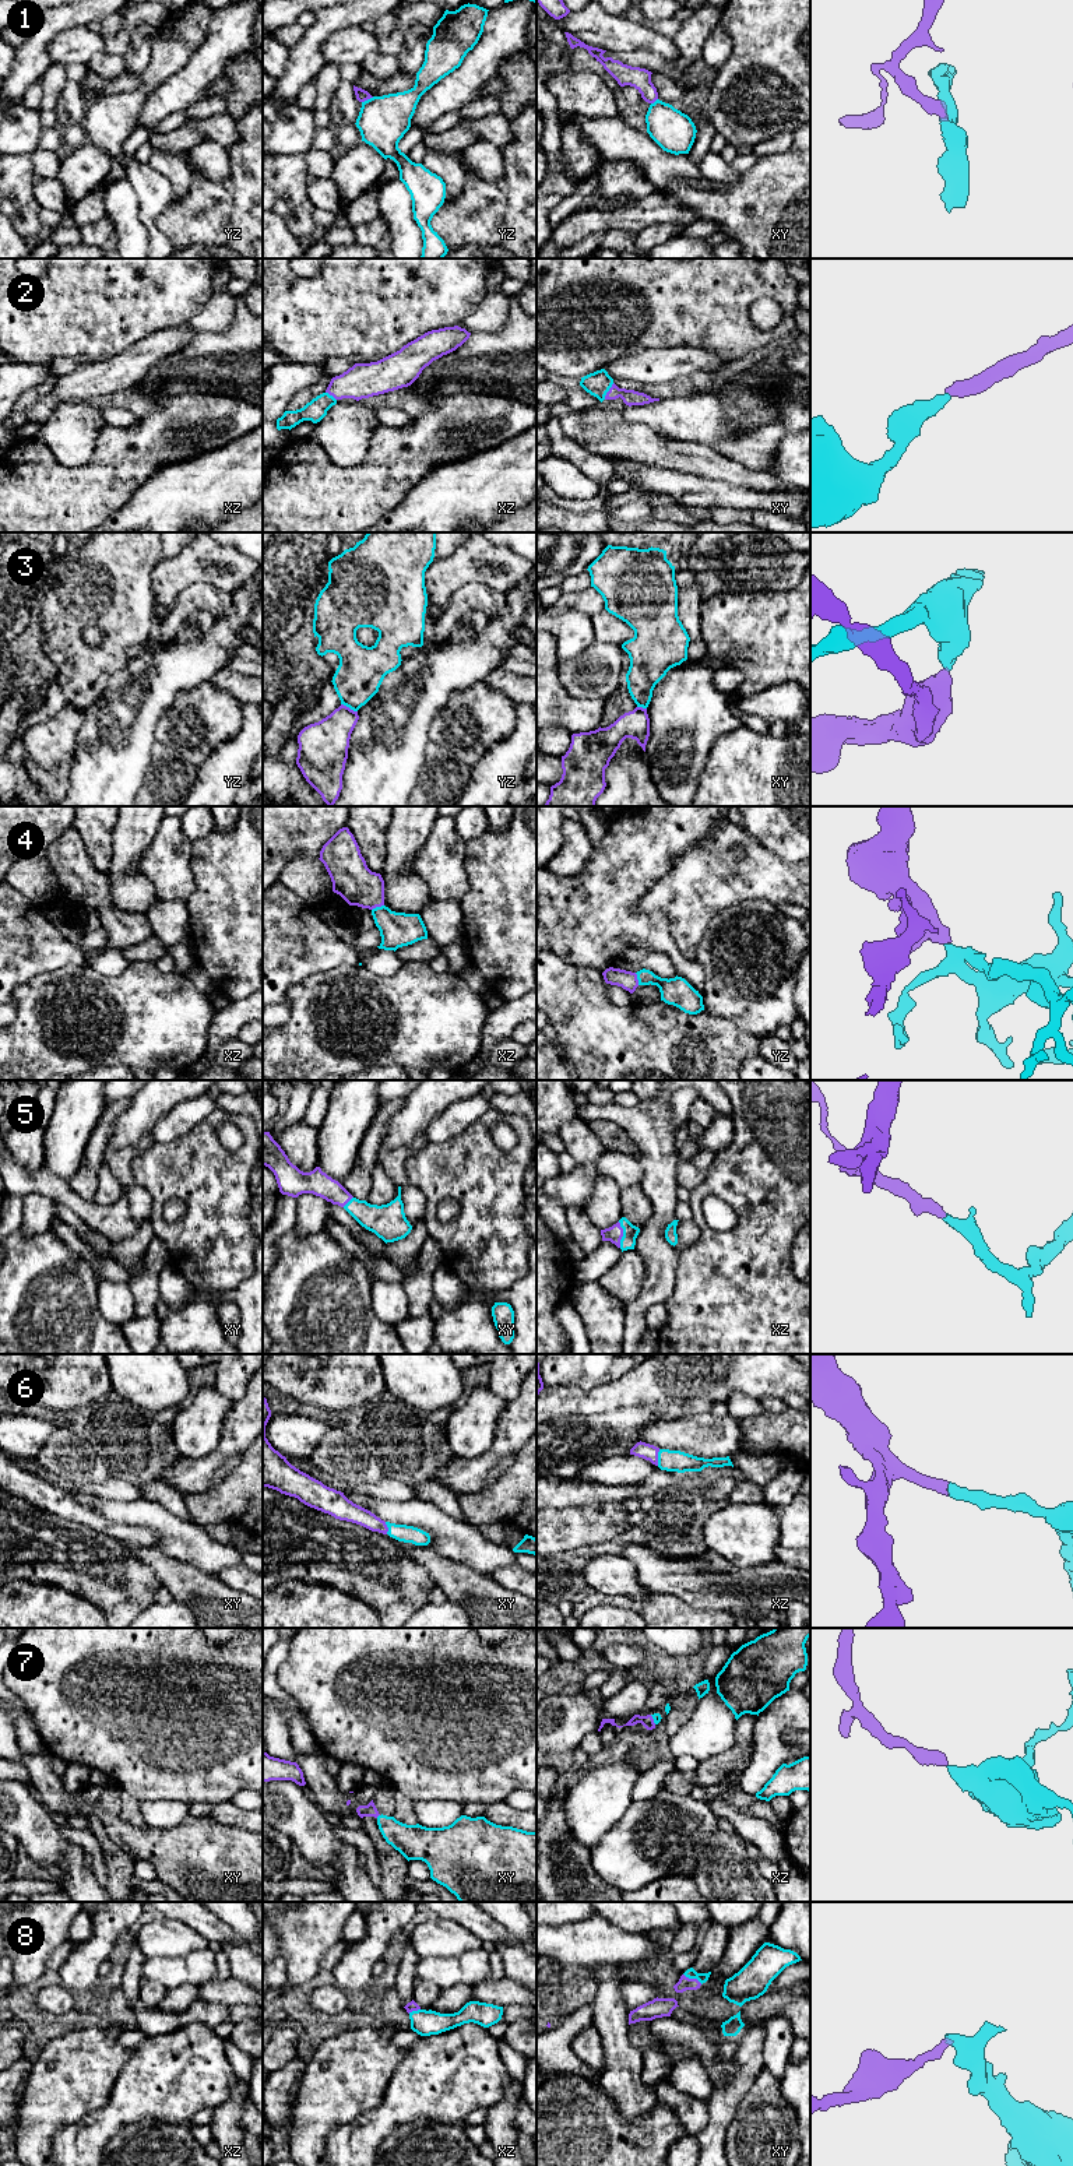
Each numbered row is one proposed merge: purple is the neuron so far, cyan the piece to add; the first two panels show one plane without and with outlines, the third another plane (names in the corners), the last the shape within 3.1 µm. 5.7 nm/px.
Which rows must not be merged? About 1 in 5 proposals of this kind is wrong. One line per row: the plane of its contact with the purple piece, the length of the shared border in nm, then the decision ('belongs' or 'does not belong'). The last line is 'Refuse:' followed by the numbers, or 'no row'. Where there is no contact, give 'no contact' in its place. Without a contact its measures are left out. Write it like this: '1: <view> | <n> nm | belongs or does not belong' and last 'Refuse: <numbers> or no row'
1: yz | 80 nm | belongs
2: xy | 110 nm | belongs
3: yz | 110 nm | does not belong
4: xz | 80 nm | belongs
5: xz | 150 nm | belongs
6: xz | 100 nm | belongs
7: xy | 30 nm | belongs
8: xy | 130 nm | belongs
Refuse: 3

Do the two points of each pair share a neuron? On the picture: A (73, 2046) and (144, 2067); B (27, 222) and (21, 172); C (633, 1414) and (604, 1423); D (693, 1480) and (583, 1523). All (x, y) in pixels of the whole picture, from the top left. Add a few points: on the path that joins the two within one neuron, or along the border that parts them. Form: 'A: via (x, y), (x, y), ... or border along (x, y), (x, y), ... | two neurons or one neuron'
A: border along (134, 2049), (112, 2091) | two neurons
B: via (23, 210), (21, 185) | one neuron
C: via (626, 1421), (611, 1423) | one neuron
D: border along (621, 1501), (602, 1501), (588, 1507) | two neurons

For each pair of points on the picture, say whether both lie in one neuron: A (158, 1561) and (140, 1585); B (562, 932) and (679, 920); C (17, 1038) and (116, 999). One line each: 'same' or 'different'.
A: different
B: different
C: same

